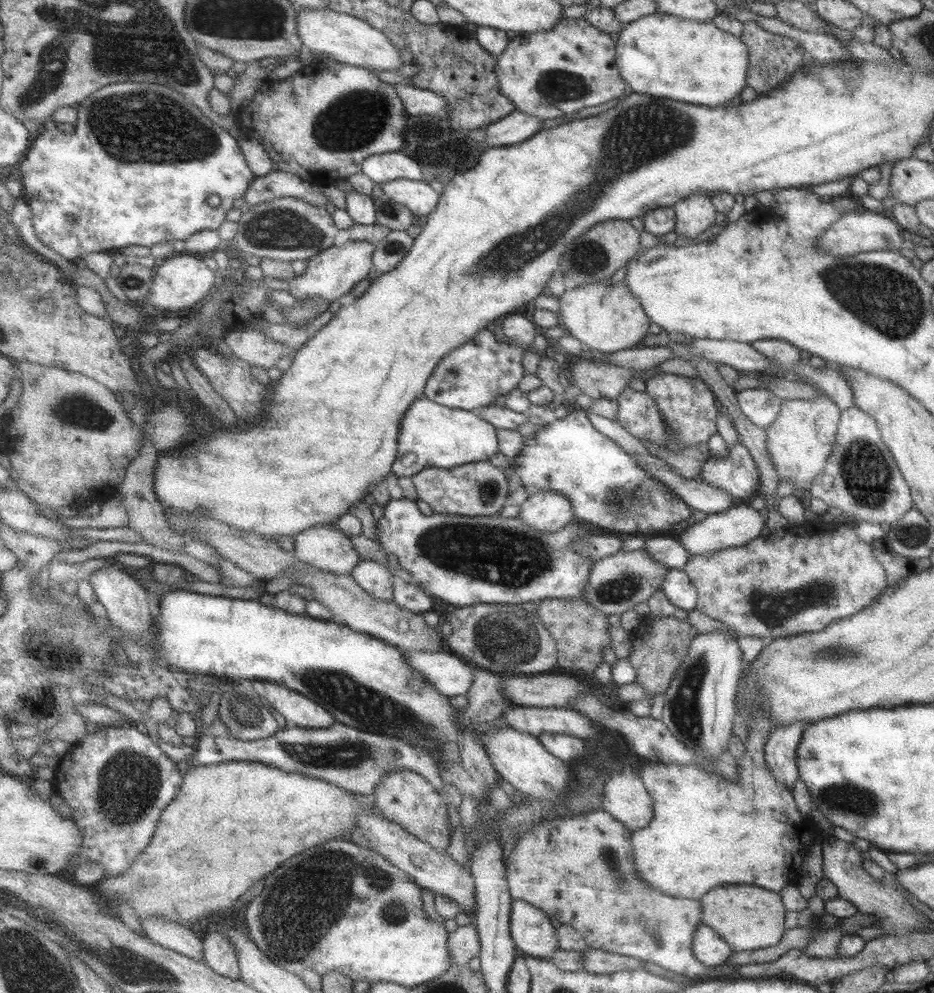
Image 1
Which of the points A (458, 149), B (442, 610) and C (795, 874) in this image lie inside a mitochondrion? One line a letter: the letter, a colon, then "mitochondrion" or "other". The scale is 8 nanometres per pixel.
A: other
B: other
C: other

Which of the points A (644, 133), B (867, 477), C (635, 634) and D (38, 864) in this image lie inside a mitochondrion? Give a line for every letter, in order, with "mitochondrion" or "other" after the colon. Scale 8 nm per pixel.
A: mitochondrion
B: mitochondrion
C: other
D: other

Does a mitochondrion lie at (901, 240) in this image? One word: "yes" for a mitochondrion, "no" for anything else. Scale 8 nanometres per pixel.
no

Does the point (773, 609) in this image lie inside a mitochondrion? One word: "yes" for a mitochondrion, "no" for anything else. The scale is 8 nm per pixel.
yes

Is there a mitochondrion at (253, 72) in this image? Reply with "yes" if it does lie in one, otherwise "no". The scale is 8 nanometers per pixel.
no

